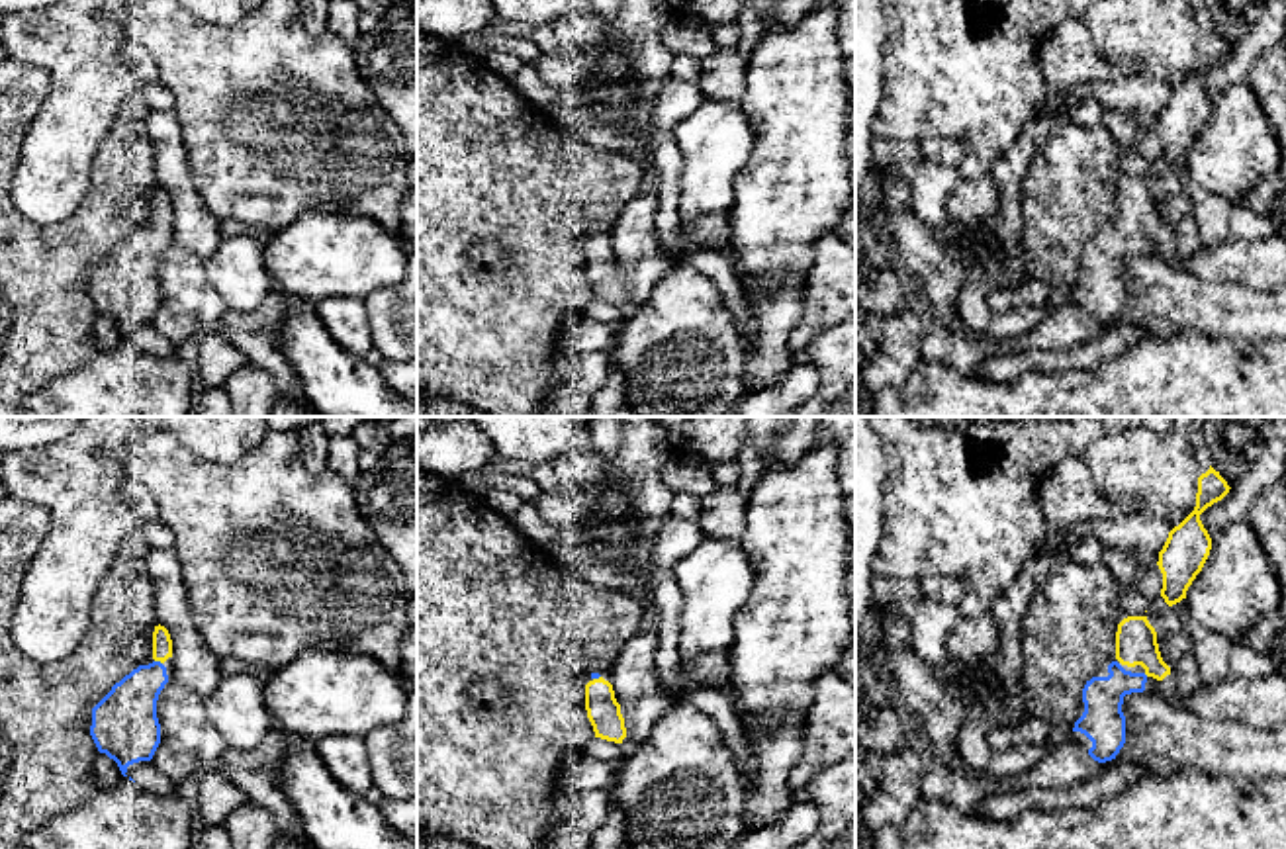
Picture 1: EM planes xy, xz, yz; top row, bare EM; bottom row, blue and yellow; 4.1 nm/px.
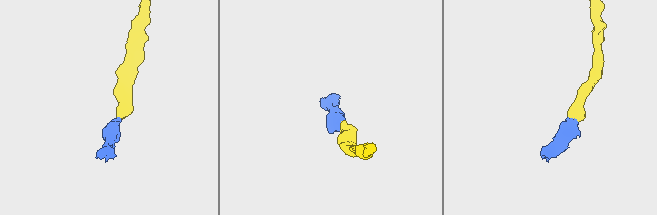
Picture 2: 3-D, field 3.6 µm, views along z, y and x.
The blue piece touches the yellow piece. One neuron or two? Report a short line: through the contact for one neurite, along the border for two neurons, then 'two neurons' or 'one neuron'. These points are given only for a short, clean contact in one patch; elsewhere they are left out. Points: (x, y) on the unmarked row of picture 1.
one neuron

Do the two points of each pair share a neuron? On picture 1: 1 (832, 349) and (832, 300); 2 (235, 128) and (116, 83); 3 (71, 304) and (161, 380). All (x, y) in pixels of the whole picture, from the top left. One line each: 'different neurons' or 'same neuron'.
1: different neurons
2: different neurons
3: different neurons

